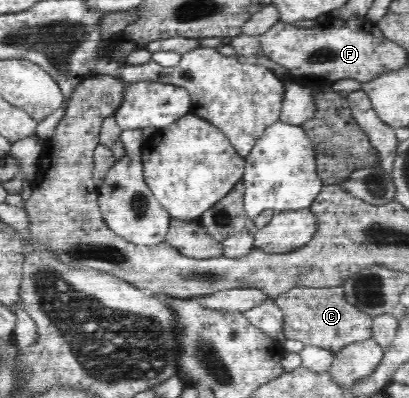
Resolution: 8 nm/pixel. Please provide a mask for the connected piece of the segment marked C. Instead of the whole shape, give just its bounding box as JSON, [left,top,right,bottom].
[274,286,372,353]

